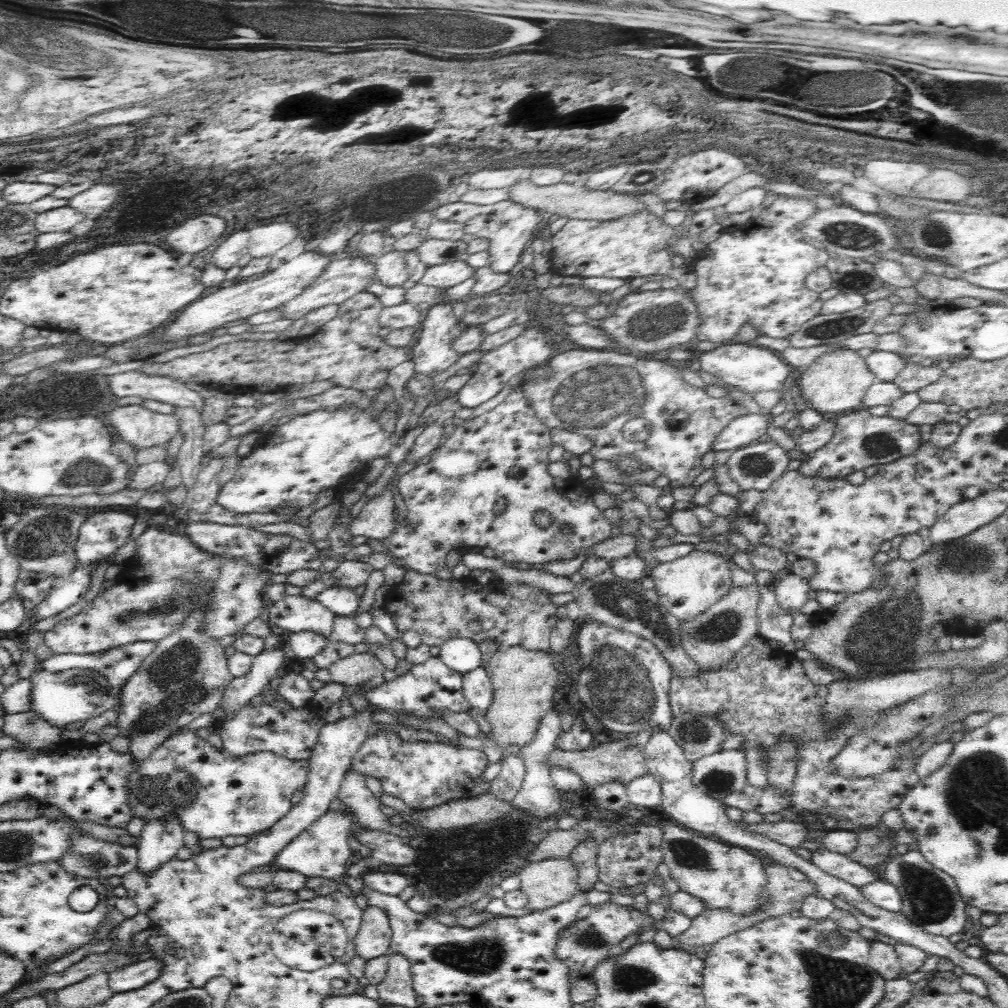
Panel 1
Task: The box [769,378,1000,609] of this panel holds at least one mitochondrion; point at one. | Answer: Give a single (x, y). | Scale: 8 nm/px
(969, 558)

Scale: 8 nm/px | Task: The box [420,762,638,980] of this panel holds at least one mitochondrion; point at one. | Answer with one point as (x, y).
(481, 956)

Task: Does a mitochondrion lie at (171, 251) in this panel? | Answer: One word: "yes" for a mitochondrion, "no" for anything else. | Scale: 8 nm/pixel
no

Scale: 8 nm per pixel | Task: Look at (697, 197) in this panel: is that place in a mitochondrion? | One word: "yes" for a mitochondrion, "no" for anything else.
no

